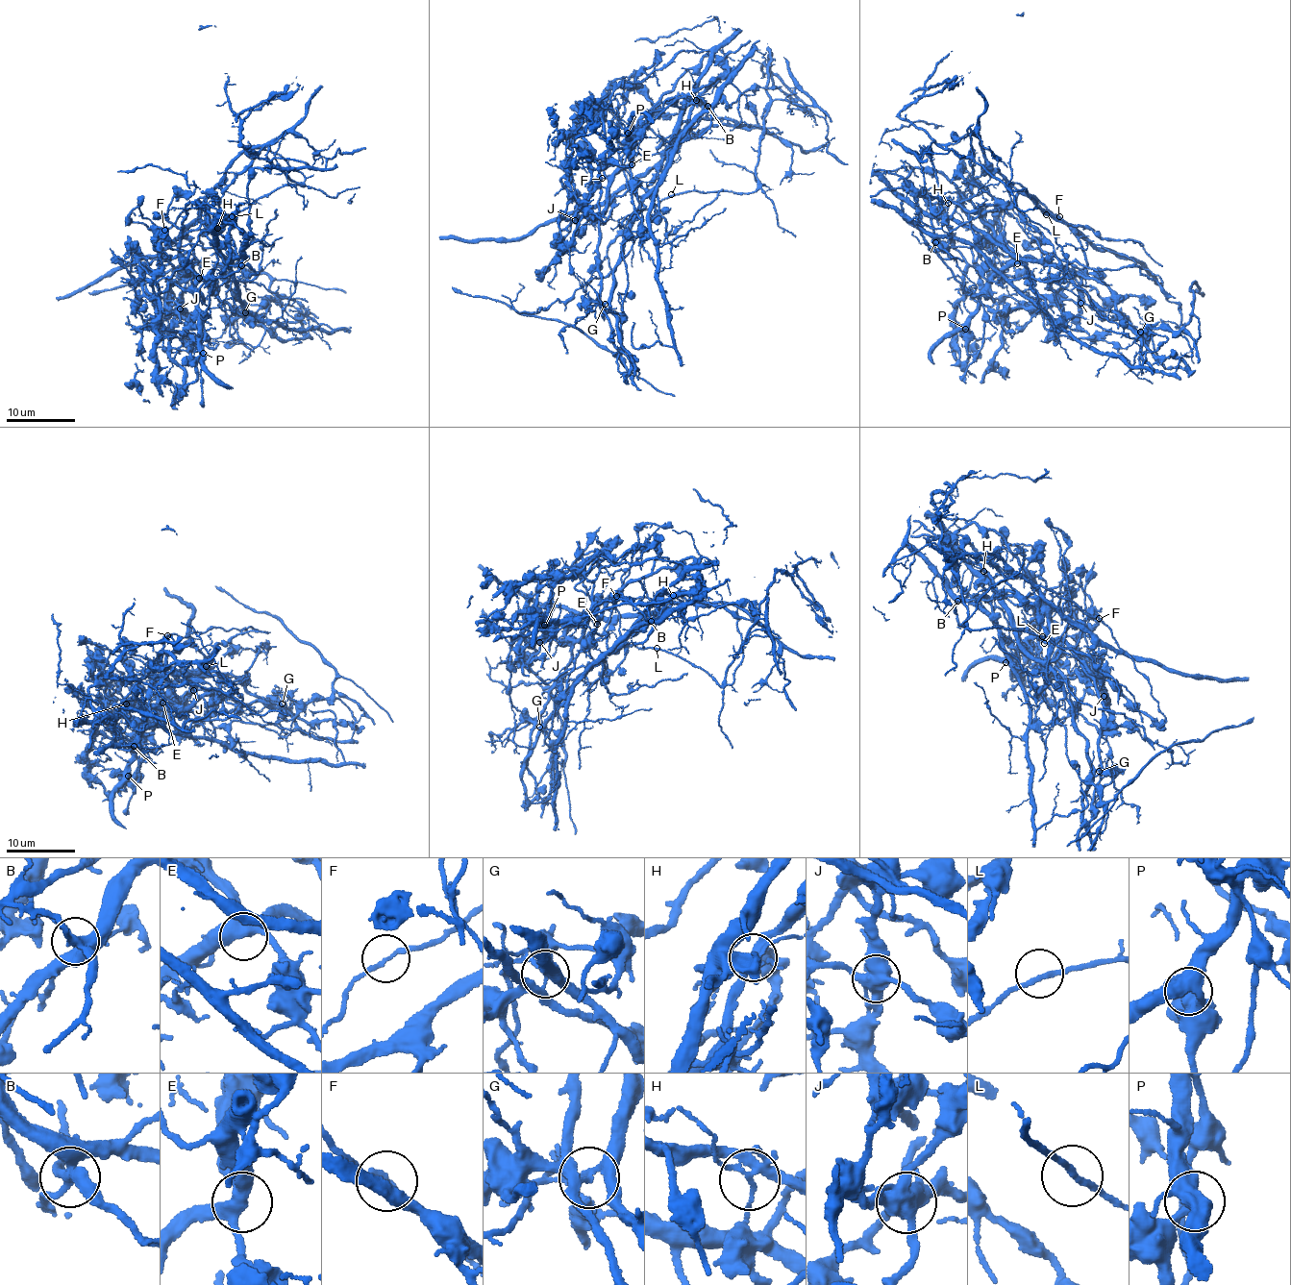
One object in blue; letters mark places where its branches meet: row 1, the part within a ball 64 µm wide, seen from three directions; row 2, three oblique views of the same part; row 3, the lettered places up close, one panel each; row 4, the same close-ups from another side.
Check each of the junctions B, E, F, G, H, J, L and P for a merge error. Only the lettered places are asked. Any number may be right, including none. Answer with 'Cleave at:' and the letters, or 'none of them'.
Cleave at: B, F, G, H, J

